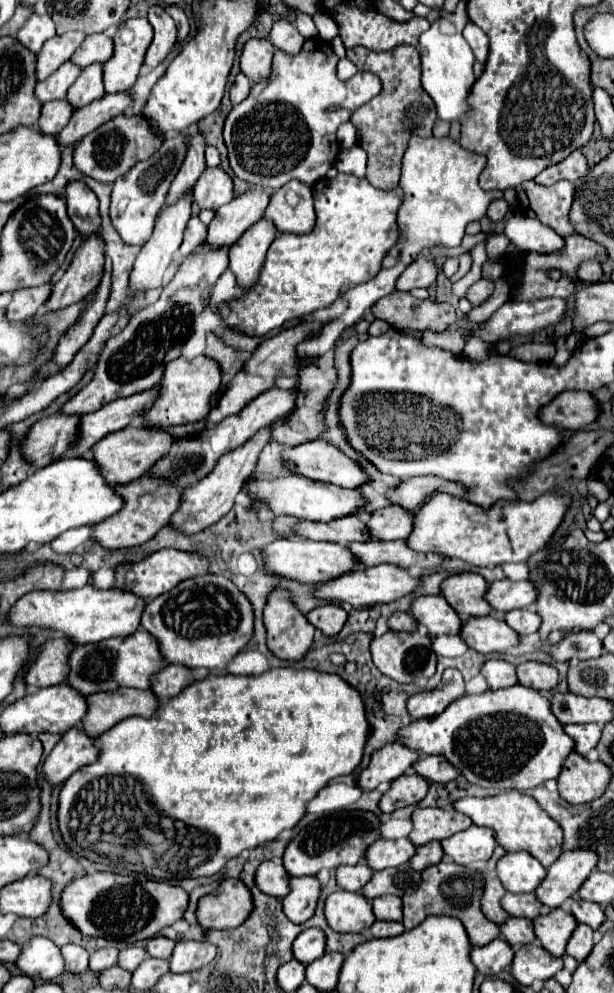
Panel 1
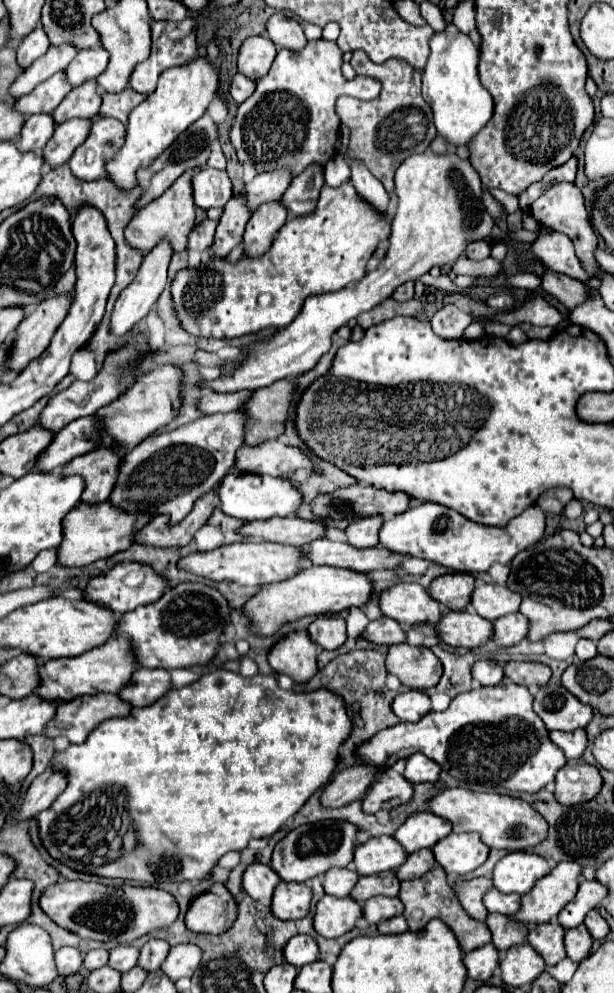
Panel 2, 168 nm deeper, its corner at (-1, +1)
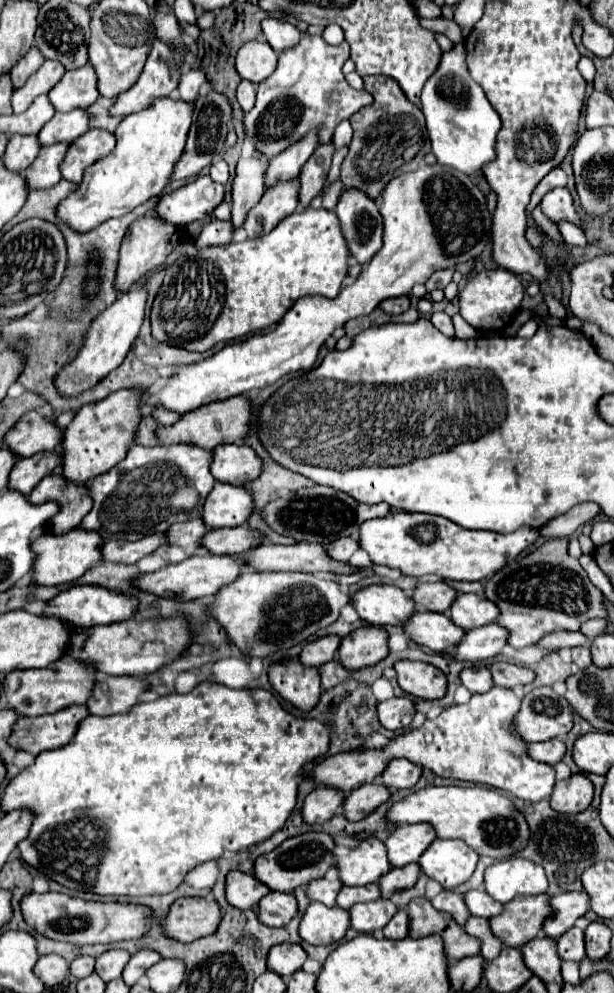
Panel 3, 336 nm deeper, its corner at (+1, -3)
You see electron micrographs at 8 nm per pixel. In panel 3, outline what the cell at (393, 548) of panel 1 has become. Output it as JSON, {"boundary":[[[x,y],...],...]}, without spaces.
{"boundary":[[[298,542],[292,546],[262,544],[248,554],[248,566],[258,572],[330,572],[348,575],[360,572],[360,566],[350,562],[338,564],[326,556],[326,548],[320,544]]]}

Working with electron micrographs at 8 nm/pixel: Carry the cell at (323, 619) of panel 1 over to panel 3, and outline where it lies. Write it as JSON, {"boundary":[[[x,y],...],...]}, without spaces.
{"boundary":[[[330,634],[330,636],[322,636],[310,644],[306,644],[300,652],[300,660],[302,664],[306,666],[322,666],[324,662],[330,662],[340,646],[342,638],[336,636],[336,634]]]}

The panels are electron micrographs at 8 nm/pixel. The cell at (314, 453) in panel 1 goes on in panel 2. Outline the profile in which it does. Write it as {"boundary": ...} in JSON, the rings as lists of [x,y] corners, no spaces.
{"boundary":[[[268,440],[258,446],[242,446],[236,452],[234,468],[242,474],[268,474],[290,478],[298,468],[312,468],[308,456],[298,448],[290,448],[278,440]]]}

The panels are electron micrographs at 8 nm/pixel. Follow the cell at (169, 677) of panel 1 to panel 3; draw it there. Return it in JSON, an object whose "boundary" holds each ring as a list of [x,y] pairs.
{"boundary":[[[102,676],[96,686],[92,698],[86,702],[90,714],[108,716],[108,714],[124,714],[130,712],[140,694],[148,692],[150,686],[146,680],[134,676]]]}

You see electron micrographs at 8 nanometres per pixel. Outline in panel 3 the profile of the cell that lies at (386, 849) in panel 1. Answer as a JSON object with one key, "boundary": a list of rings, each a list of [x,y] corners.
{"boundary":[[[378,838],[364,840],[348,856],[338,858],[336,866],[340,870],[340,880],[346,886],[364,886],[378,882],[386,872],[390,872],[386,846]]]}

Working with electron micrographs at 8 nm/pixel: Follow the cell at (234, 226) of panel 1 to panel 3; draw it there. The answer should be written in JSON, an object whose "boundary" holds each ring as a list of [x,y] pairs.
{"boundary":[[[312,130],[306,138],[302,138],[300,142],[296,142],[290,148],[286,148],[286,152],[272,158],[268,164],[268,170],[266,170],[264,186],[270,188],[270,186],[276,186],[278,182],[288,182],[288,180],[298,178],[304,162],[312,156],[316,146],[318,146],[316,132]]]}

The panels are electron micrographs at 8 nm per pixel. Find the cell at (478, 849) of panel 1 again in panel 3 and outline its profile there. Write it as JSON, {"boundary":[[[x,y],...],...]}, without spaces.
{"boundary":[[[436,838],[418,860],[422,872],[438,880],[446,890],[452,890],[466,882],[478,864],[478,854],[462,844],[462,840],[440,840]]]}

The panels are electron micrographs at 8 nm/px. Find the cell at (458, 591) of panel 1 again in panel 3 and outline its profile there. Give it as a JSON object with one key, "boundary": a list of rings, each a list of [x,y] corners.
{"boundary":[[[436,580],[436,582],[420,582],[412,594],[416,608],[424,608],[430,612],[442,612],[448,614],[450,612],[450,604],[458,598],[458,592],[448,586],[444,580]]]}

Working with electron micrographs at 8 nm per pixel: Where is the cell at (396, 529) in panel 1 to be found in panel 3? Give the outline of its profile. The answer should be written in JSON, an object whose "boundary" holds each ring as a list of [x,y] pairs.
{"boundary":[[[342,538],[342,540],[334,540],[332,544],[326,546],[326,552],[330,554],[330,558],[334,560],[350,560],[350,556],[358,550],[358,540],[356,538]]]}

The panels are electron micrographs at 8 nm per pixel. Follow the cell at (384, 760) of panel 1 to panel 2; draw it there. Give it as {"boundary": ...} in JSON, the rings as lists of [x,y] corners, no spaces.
{"boundary":[[[356,764],[352,768],[340,770],[322,790],[320,802],[324,808],[340,808],[354,800],[362,800],[364,792],[374,780],[378,768]]]}

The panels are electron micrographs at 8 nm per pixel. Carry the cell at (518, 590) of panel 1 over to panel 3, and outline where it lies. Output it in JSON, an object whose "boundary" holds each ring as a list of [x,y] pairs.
{"boundary":[[[460,594],[450,608],[450,620],[464,630],[486,626],[496,618],[498,606],[492,604],[492,600],[486,600],[486,596],[478,594]]]}

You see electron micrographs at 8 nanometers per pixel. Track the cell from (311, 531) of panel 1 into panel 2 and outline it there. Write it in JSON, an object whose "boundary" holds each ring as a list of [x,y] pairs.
{"boundary":[[[294,516],[288,518],[270,518],[270,520],[256,520],[246,522],[238,528],[238,534],[244,538],[260,538],[266,542],[288,544],[288,546],[304,546],[316,538],[324,536],[324,528],[318,522],[300,520]]]}

